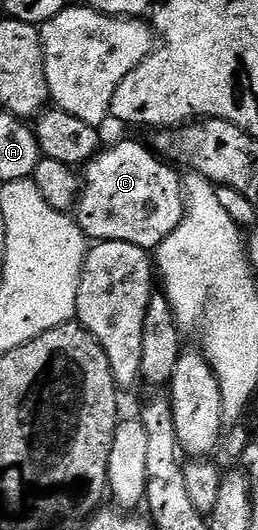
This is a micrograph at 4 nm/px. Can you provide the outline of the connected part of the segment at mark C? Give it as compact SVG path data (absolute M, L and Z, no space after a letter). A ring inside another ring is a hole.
M140 143L107 147L83 164L74 218L89 240L126 241L151 252L170 237L183 219L181 172Z

